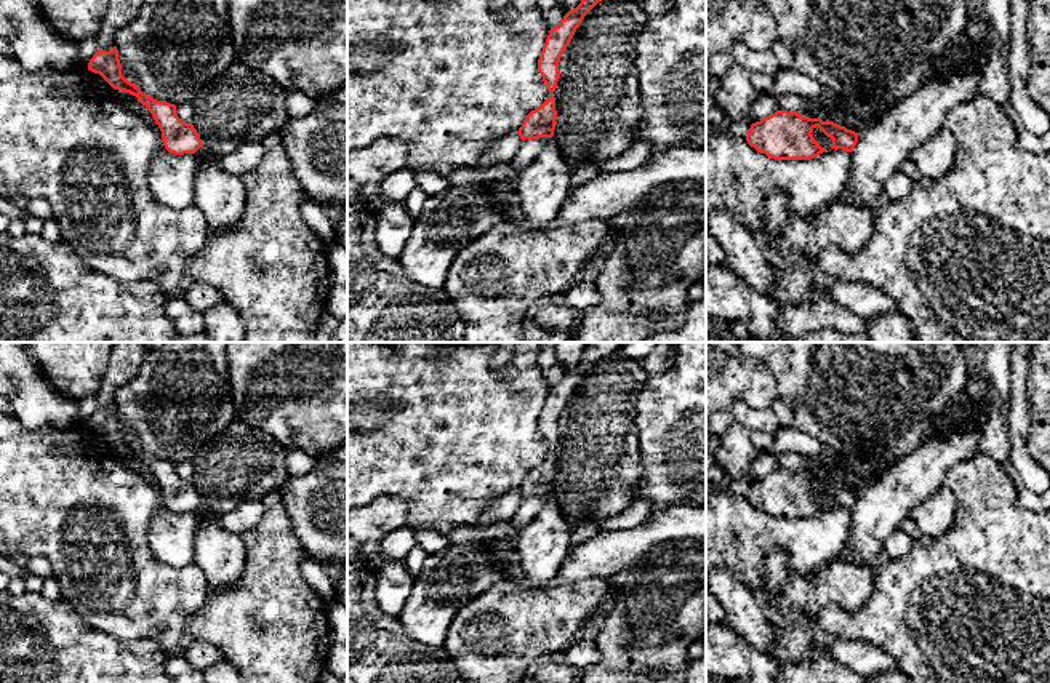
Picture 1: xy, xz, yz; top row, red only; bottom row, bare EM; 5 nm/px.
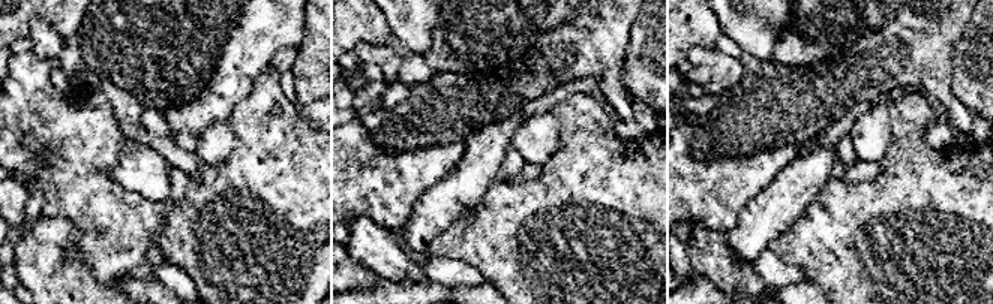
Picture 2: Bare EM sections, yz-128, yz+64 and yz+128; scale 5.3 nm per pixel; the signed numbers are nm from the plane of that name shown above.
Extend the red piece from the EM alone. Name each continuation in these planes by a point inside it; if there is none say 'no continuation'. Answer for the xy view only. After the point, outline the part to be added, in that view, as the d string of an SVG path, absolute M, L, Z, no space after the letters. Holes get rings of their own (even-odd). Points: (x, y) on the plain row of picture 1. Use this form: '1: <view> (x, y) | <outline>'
no continuation

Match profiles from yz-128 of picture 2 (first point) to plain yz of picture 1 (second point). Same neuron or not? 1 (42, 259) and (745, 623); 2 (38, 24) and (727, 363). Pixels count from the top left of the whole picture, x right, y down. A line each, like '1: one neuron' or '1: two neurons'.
1: two neurons
2: two neurons

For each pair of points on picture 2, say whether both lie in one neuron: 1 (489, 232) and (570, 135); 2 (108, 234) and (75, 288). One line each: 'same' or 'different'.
1: same
2: different

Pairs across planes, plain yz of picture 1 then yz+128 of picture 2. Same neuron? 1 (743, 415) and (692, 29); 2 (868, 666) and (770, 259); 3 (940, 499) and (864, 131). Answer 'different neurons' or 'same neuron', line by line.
1: different neurons
2: same neuron
3: same neuron

